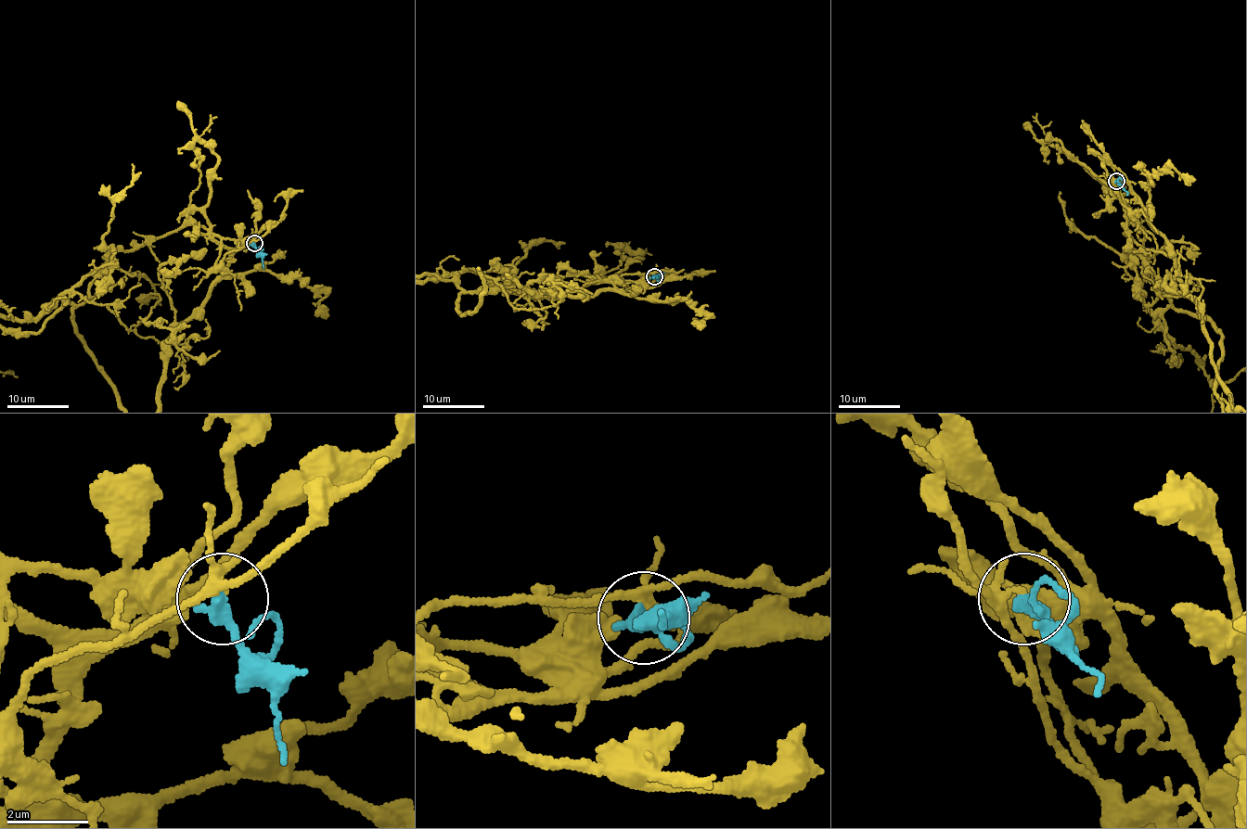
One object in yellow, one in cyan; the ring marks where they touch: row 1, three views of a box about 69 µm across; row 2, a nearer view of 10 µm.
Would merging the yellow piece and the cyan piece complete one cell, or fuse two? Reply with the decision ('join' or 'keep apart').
keep apart

